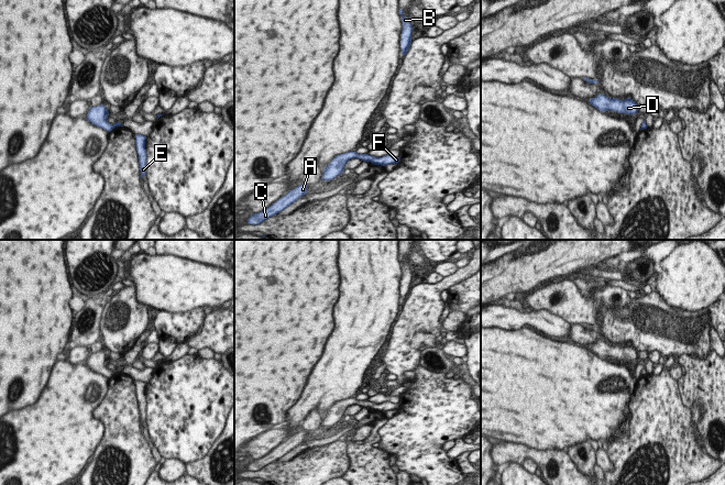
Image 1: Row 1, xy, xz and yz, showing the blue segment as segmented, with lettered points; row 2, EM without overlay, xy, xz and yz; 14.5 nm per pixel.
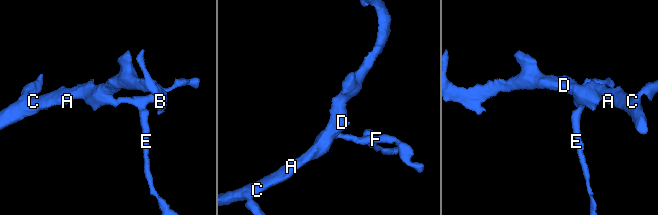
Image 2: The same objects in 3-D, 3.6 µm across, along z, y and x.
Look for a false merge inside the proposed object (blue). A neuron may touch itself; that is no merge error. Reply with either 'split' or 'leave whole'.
leave whole

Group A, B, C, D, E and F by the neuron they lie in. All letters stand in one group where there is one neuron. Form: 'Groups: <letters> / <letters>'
Groups: A B C D E F.

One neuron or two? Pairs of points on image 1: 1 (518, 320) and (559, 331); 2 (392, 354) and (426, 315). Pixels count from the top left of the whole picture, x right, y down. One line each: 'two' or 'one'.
1: one
2: one

